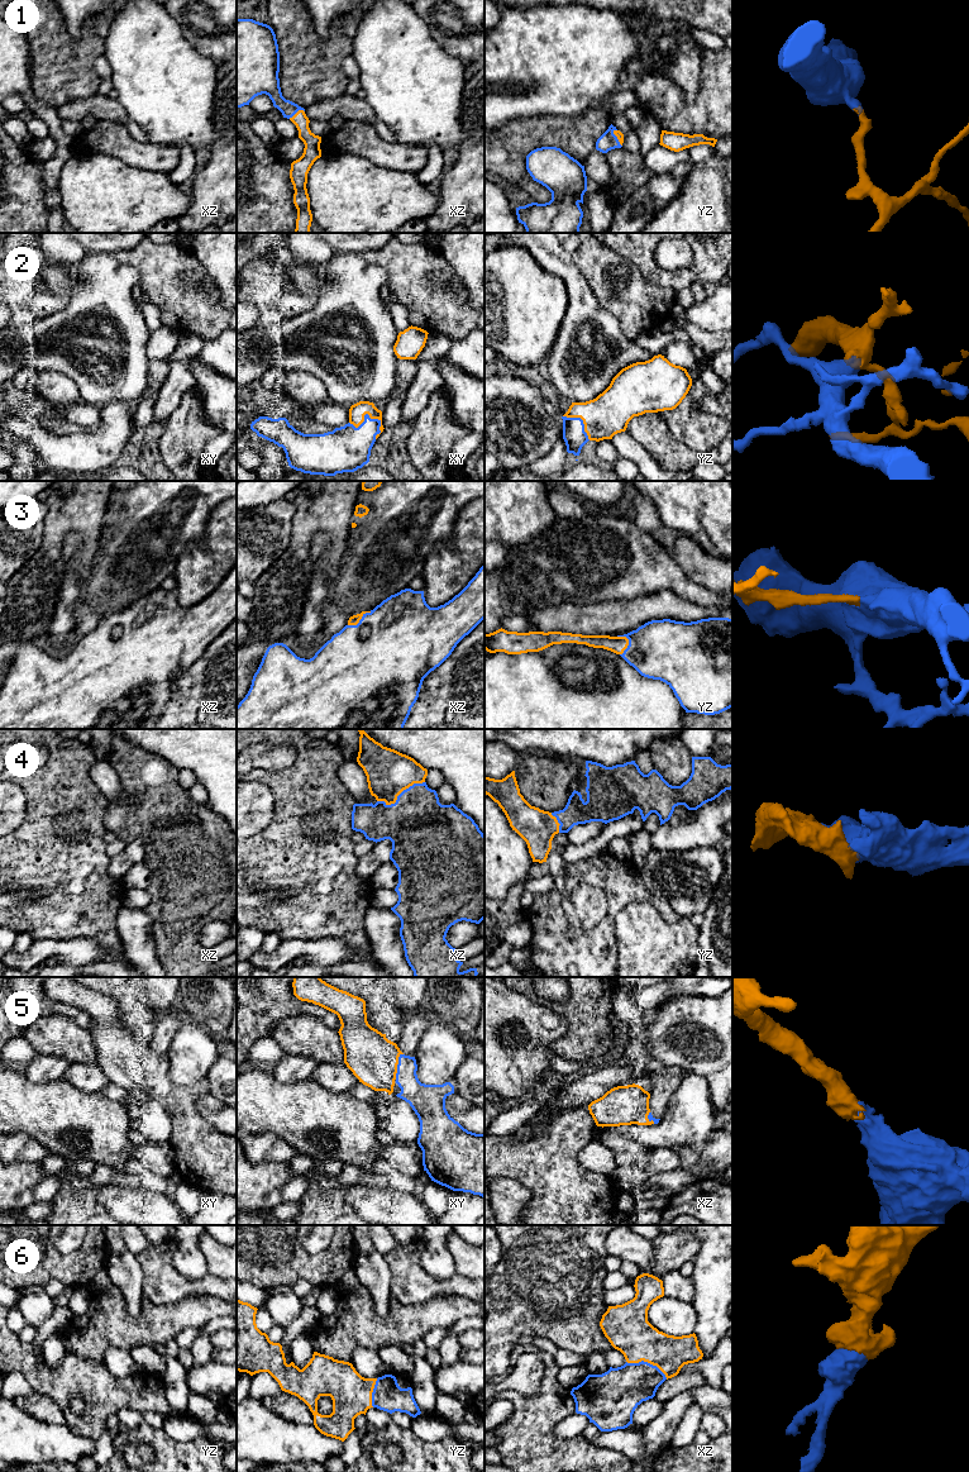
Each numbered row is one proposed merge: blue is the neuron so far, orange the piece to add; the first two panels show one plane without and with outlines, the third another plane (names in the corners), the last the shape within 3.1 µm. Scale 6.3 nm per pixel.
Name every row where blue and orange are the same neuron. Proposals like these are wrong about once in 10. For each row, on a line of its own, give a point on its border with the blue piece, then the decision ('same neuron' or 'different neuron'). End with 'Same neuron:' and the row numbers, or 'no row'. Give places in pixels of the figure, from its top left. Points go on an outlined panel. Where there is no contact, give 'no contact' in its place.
1: xz (296, 112) | same neuron
2: xy (368, 415) | same neuron
3: yz (628, 646) | same neuron
4: xz (399, 795) | same neuron
5: xy (397, 1066) | same neuron
6: xz (647, 1362) | same neuron
Same neuron: 1, 2, 3, 4, 5, 6

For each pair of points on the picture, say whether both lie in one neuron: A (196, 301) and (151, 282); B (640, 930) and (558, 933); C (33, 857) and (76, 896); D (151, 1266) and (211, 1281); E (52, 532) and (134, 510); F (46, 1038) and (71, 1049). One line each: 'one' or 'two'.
A: one
B: two
C: one
D: one
E: two
F: one

